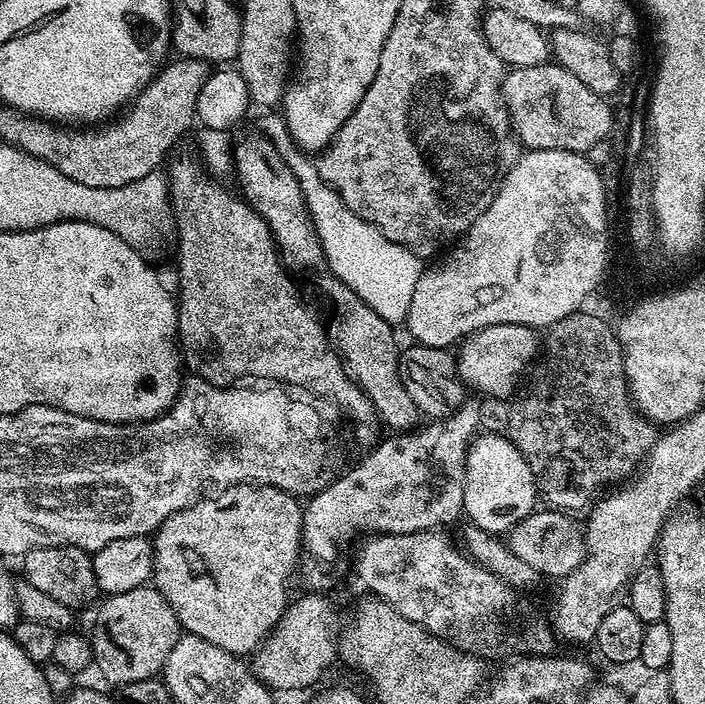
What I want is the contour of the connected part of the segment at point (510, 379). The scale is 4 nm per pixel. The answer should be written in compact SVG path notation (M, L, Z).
M517 324L486 326L465 336L458 345L460 379L469 389L477 388L488 396L511 397L517 391L522 377L529 371L530 365L537 359L541 348L542 340L535 328Z

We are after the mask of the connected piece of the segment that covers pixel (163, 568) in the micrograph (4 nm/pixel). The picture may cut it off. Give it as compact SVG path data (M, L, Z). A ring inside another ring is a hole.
M233 484L219 489L217 496L205 495L196 503L175 512L162 522L154 533L152 540L152 574L154 577L154 587L159 590L170 602L170 606L175 610L176 617L180 620L180 627L187 635L206 638L206 642L214 642L227 652L233 652L236 656L244 658L255 653L256 649L264 643L277 624L283 618L284 611L288 609L290 595L288 596L288 579L292 575L297 575L298 565L302 560L302 545L304 542L304 510L301 501L284 492L280 488L269 488L267 484Z

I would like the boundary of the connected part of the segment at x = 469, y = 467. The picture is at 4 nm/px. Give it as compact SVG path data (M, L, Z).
M477 435L468 446L466 458L466 498L464 516L487 532L511 533L516 524L537 511L536 479L522 454L507 435Z

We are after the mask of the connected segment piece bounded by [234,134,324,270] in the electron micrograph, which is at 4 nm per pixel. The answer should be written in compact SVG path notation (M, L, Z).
M263 135L244 136L234 144L234 173L244 187L243 199L268 223L280 259L289 269L316 268L324 264L324 251L318 234L308 217L308 207L300 189L298 178L280 157L279 147L273 146Z

